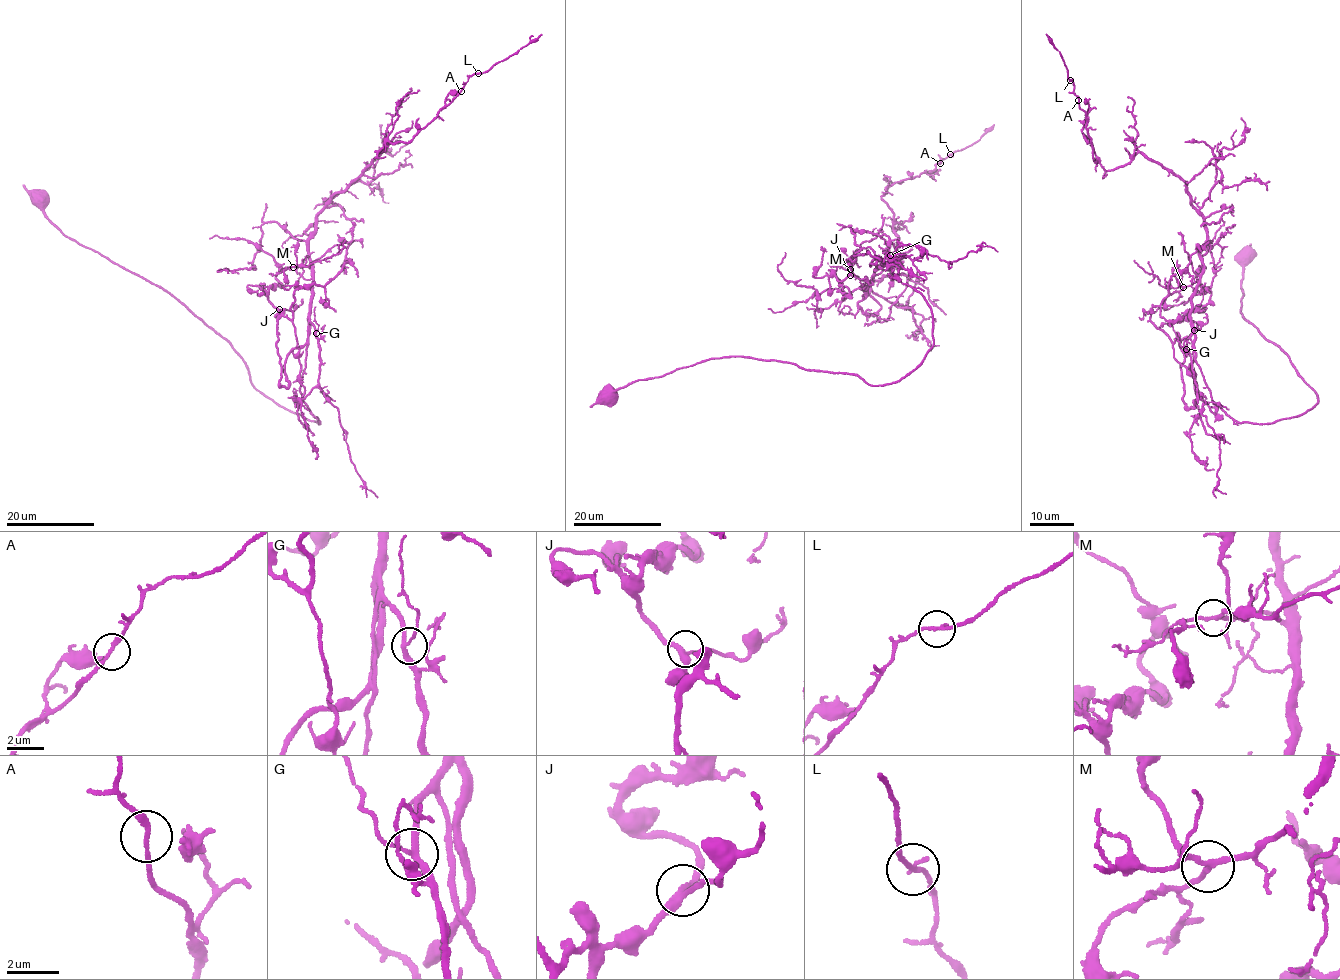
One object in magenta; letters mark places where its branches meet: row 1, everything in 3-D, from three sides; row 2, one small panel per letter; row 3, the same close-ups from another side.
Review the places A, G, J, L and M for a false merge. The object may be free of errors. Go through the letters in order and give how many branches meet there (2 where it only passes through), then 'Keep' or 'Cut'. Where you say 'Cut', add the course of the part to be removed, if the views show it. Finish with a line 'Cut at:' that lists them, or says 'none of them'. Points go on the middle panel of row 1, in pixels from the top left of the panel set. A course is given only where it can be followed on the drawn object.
A: Branches: 2. Keep
G: Branches: 3. Keep
J: Branches: 3. Keep
L: Branches: 2. Keep
M: Branches: 3. Keep
Cut at: none of them

